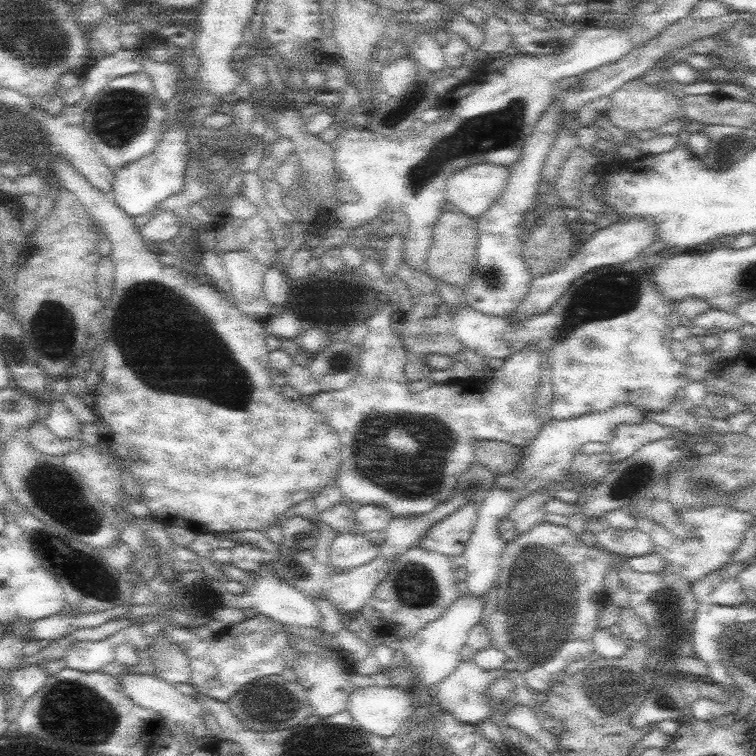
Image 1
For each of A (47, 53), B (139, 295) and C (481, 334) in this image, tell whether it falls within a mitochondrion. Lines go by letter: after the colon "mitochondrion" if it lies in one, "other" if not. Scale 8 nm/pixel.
A: mitochondrion
B: other
C: other

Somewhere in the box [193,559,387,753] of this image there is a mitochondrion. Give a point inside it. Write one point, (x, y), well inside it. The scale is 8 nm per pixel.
(271, 703)

